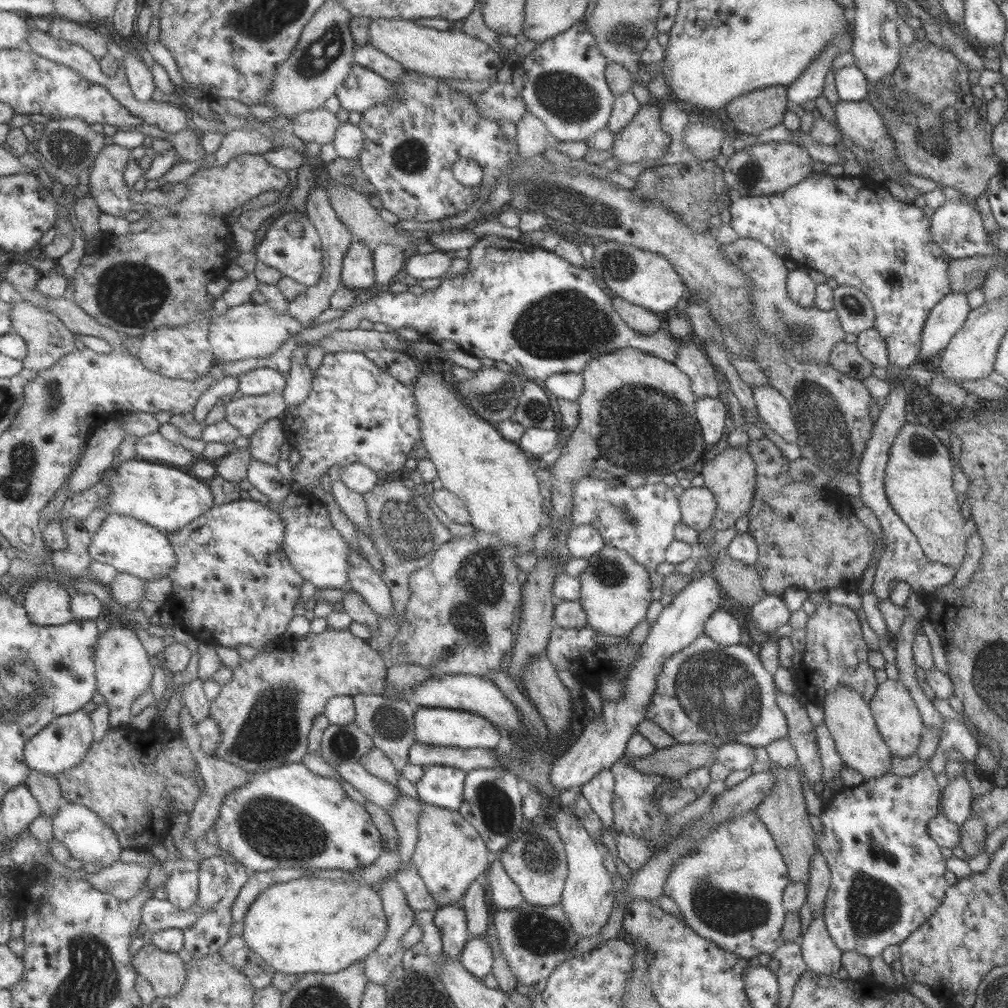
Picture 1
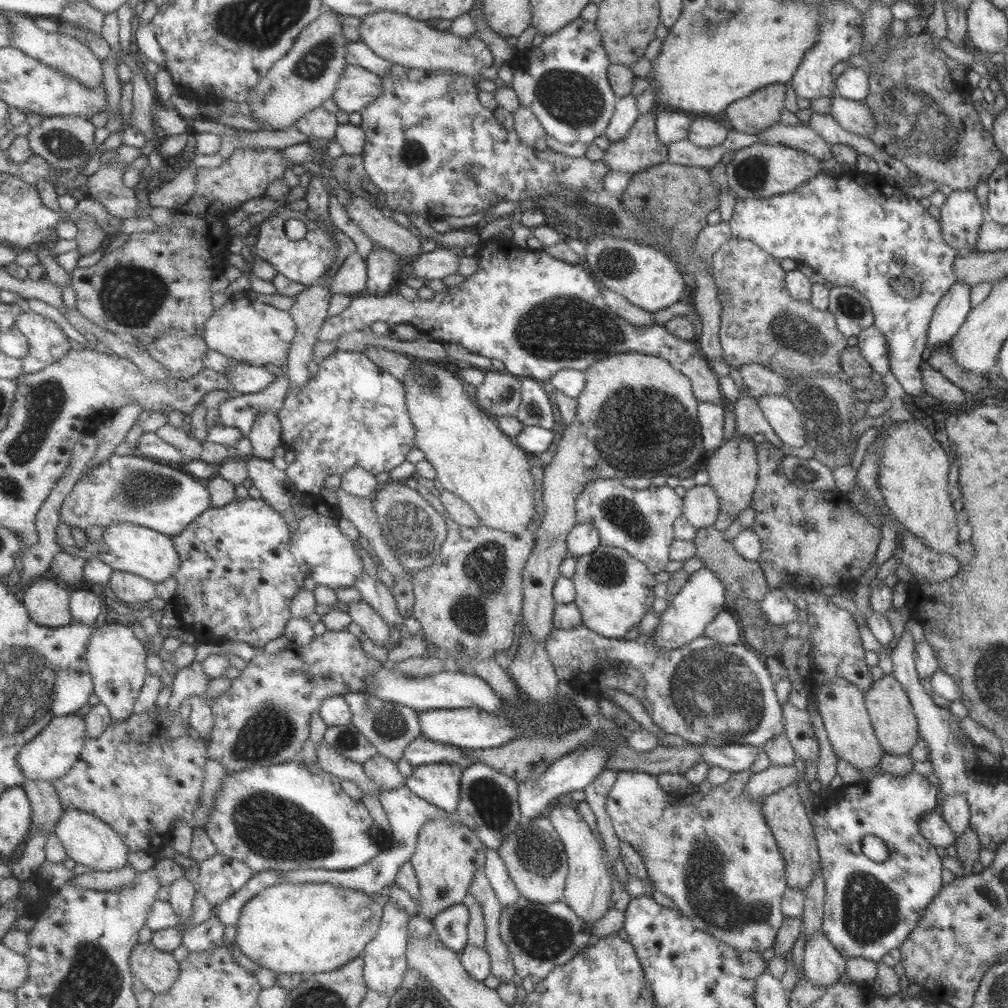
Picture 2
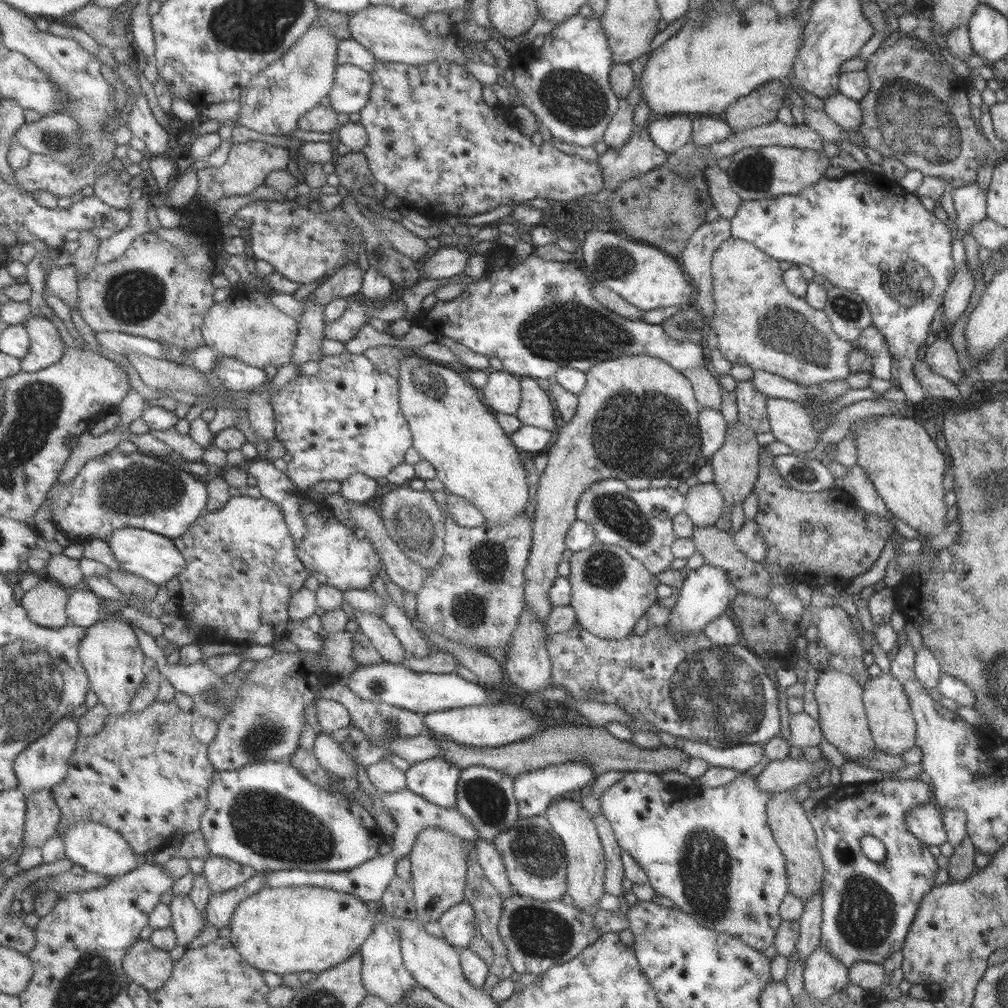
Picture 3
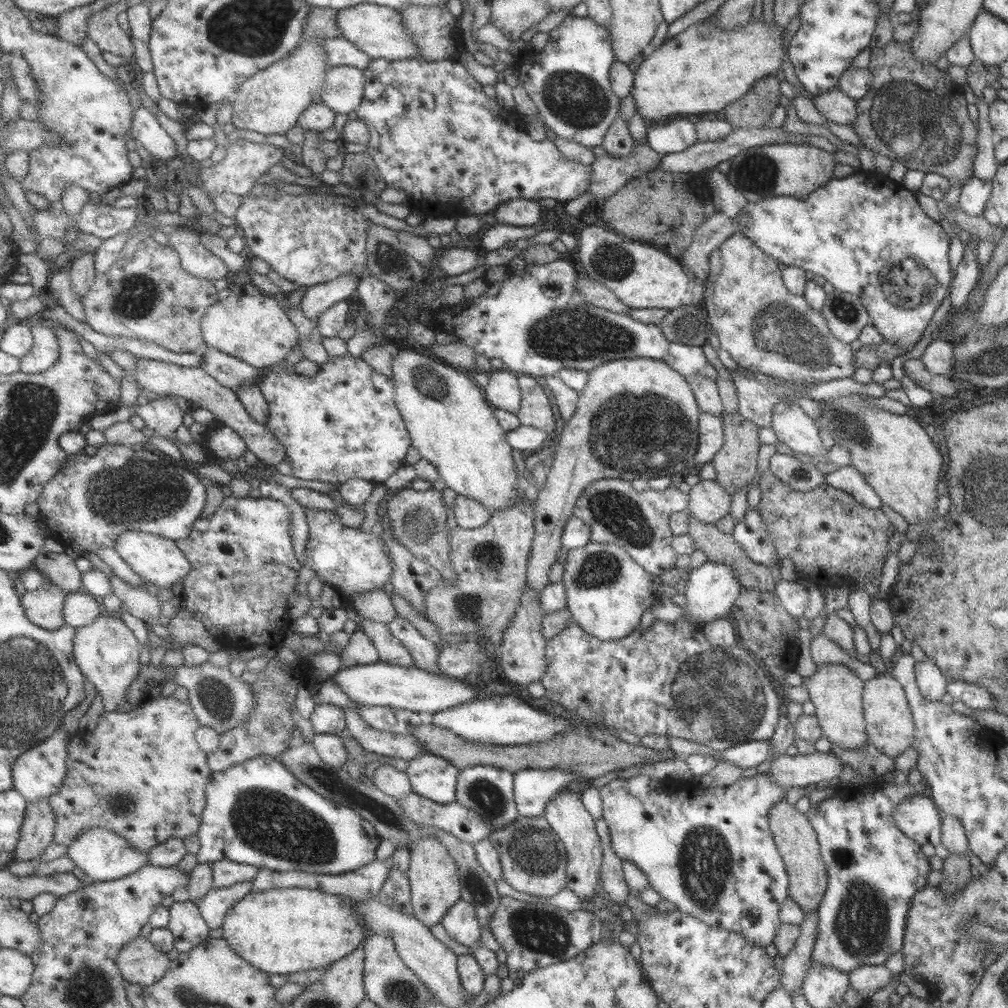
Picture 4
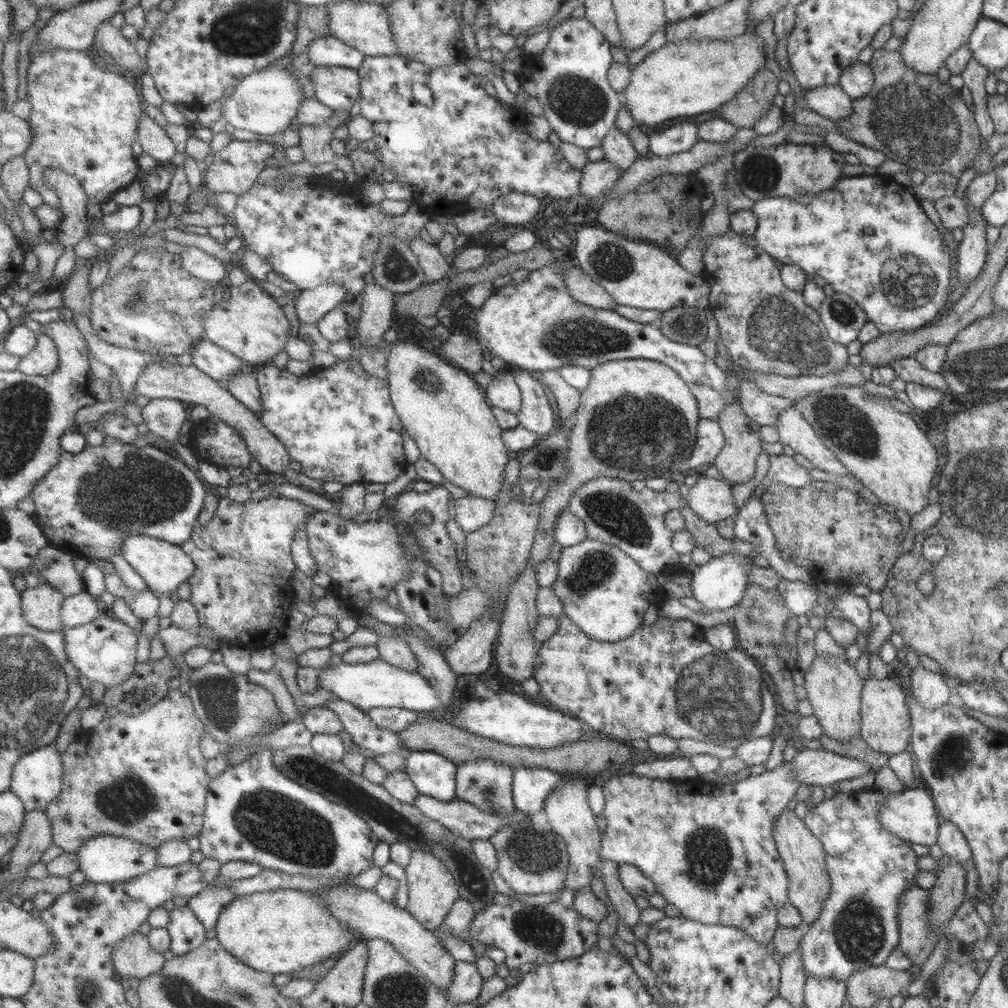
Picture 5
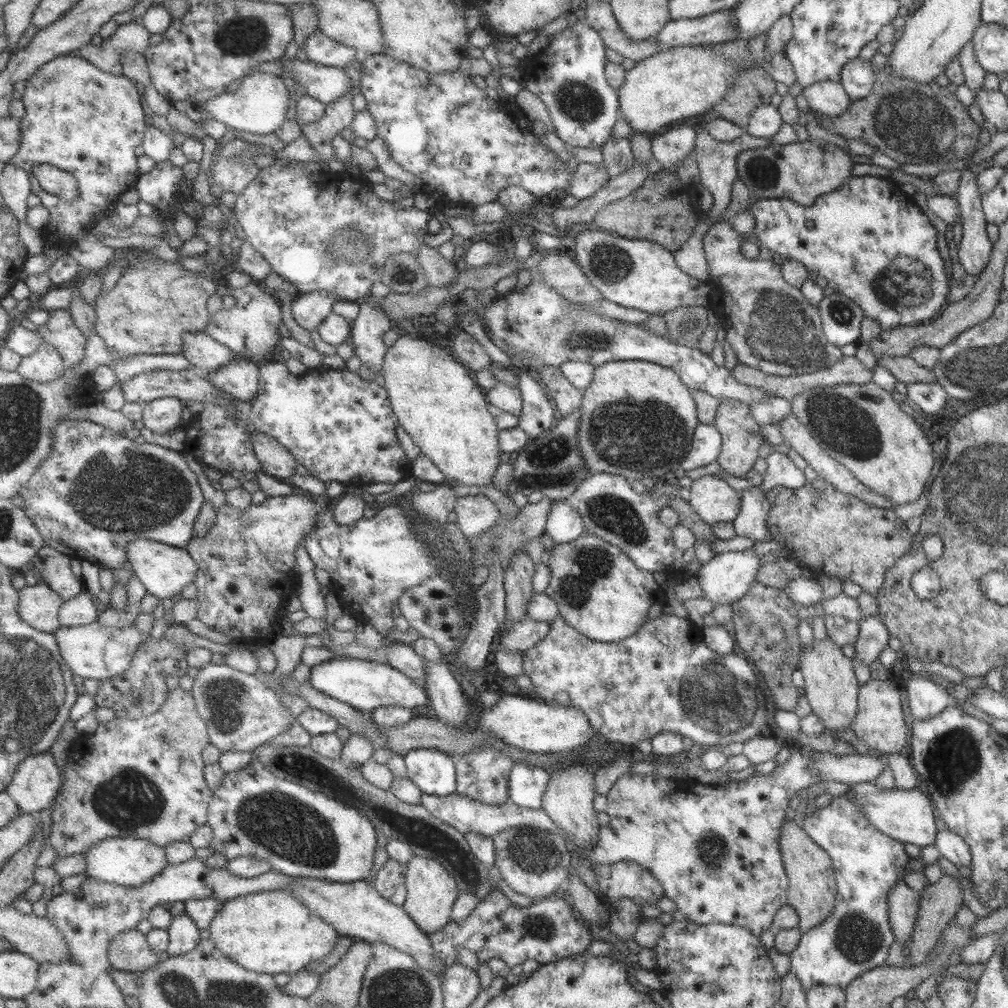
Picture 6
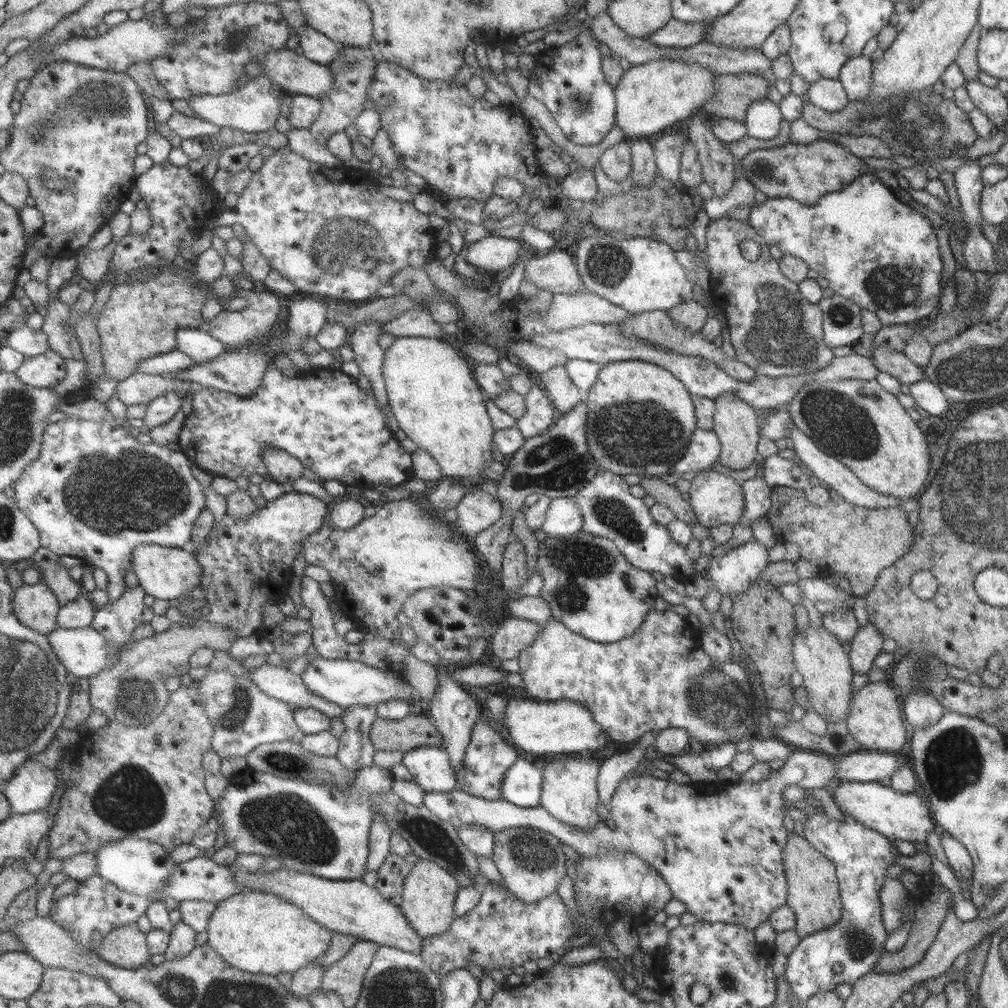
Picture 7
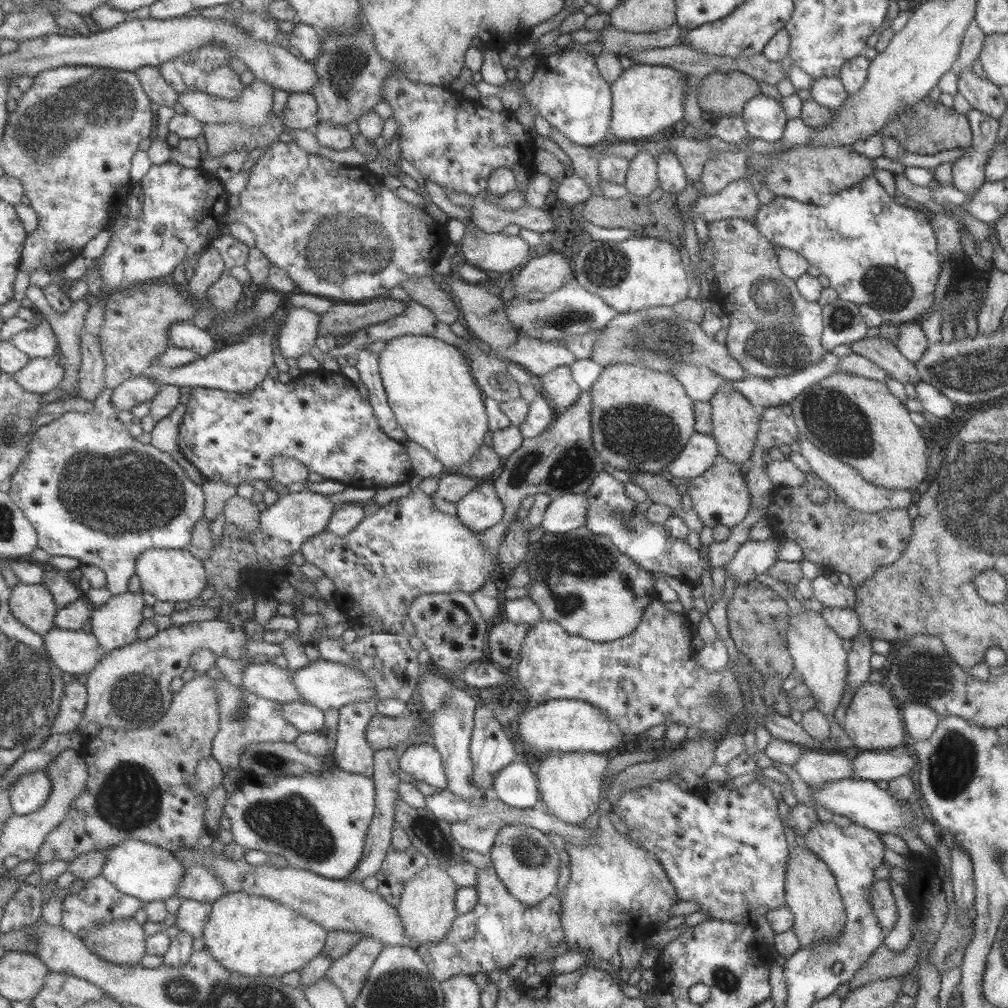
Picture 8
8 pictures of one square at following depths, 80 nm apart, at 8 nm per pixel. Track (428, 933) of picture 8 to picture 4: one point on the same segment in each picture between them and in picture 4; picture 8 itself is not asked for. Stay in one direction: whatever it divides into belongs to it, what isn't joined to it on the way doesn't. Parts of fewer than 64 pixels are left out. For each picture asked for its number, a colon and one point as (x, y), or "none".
4: (434, 881)
5: (433, 890)
6: (432, 891)
7: (430, 890)

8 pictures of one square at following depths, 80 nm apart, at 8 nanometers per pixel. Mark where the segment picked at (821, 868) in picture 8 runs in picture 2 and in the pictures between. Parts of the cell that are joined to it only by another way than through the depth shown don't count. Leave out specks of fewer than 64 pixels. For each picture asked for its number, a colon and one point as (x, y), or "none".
2: (785, 816)
3: (792, 831)
4: (794, 838)
5: (802, 855)
6: (811, 891)
7: (812, 894)

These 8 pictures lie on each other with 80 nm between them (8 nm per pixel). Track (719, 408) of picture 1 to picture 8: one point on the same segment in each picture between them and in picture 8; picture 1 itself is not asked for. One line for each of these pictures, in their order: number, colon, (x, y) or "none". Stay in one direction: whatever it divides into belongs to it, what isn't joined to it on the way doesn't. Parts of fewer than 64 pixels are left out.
2: (710, 416)
3: (712, 428)
4: (710, 435)
5: (709, 439)
6: (706, 443)
7: (703, 449)
8: (698, 453)

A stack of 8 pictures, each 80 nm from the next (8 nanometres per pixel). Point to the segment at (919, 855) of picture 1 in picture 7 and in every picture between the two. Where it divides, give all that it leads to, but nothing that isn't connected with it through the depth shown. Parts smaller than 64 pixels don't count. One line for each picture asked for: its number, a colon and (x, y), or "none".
2: (869, 908)
3: (867, 906)
4: (873, 869)
5: (868, 867)
6: (855, 937)
7: (860, 855)

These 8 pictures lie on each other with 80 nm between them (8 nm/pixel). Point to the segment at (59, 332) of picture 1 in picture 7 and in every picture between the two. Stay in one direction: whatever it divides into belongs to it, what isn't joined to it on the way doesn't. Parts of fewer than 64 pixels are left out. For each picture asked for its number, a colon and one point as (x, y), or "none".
2: (48, 344)
3: (47, 349)
4: (45, 353)
5: (44, 359)
6: (47, 364)
7: (46, 370)

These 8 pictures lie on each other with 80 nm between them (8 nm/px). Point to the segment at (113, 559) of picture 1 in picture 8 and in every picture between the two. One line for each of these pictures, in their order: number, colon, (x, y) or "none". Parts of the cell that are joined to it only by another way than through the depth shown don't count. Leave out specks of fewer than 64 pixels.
2: (128, 547)
3: (144, 553)
4: (159, 561)
5: (165, 567)
6: (166, 571)
7: (167, 573)
8: (174, 575)

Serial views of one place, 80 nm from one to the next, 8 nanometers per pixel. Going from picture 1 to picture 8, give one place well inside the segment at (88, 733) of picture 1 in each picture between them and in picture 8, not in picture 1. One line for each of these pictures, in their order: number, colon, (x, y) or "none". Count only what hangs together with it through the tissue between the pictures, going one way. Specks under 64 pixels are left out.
2: (52, 754)
3: (44, 765)
4: (39, 773)
5: (38, 778)
6: (36, 784)
7: (34, 786)
8: (31, 792)

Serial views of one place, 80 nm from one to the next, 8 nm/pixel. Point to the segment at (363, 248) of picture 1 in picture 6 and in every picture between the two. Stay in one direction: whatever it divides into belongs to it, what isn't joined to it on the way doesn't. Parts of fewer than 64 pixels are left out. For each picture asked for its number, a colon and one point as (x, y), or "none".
2: (352, 276)
3: (348, 281)
4: (316, 300)
5: (311, 306)
6: (310, 310)

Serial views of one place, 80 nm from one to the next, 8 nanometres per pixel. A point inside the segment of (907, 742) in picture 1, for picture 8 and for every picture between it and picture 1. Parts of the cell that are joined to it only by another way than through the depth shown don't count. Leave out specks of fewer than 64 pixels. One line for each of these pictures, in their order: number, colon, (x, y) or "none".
2: (894, 724)
3: (890, 721)
4: (889, 727)
5: (884, 721)
6: (878, 721)
7: (873, 719)
8: (871, 720)

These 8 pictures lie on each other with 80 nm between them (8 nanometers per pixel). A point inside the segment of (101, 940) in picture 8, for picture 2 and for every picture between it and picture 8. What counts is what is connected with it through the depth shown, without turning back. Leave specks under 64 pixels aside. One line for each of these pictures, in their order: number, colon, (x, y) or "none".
2: (158, 970)
3: (151, 967)
4: (141, 962)
5: (135, 957)
6: (130, 951)
7: (126, 946)

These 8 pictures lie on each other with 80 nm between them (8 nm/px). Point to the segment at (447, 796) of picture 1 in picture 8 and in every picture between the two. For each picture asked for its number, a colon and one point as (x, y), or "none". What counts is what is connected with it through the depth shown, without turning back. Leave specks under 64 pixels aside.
2: (438, 783)
3: (435, 779)
4: (433, 777)
5: (433, 774)
6: (432, 770)
7: (429, 766)
8: (422, 761)

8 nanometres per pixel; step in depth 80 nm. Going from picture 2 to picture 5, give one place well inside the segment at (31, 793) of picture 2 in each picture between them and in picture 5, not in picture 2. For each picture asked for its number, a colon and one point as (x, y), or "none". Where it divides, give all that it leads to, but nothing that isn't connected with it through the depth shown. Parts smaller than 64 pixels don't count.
3: (43, 818)
4: (39, 829)
5: (37, 834)

